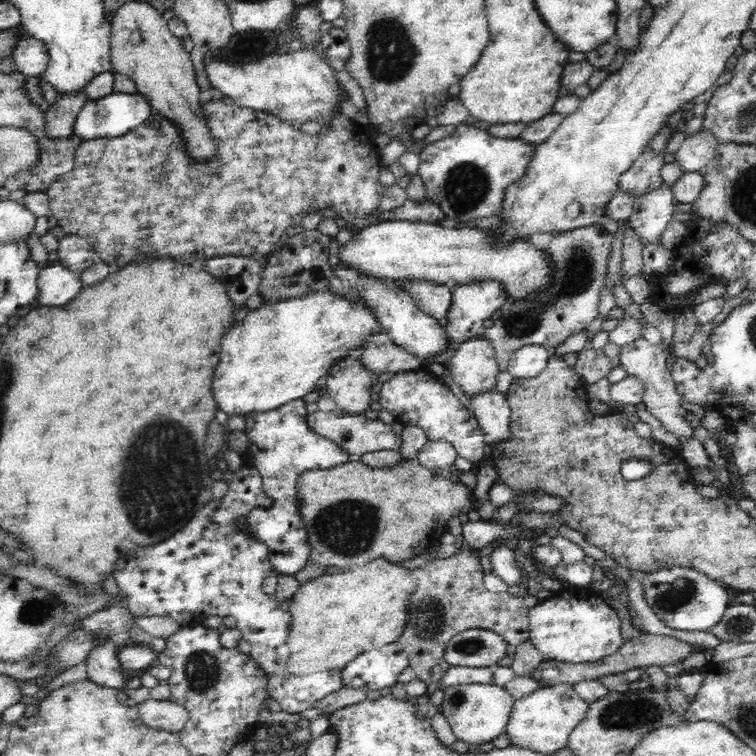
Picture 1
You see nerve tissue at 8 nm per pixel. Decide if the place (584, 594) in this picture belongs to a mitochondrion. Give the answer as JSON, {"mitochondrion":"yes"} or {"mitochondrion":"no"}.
{"mitochondrion":"no"}

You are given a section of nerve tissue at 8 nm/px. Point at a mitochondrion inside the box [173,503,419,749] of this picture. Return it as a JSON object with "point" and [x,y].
{"point":[202,671]}

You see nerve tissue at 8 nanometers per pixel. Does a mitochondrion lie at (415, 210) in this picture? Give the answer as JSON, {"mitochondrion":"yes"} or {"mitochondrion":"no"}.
{"mitochondrion":"no"}

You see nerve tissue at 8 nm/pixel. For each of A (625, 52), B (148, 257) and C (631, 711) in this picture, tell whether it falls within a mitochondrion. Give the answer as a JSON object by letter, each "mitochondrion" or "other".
{"A":"other","B":"other","C":"mitochondrion"}

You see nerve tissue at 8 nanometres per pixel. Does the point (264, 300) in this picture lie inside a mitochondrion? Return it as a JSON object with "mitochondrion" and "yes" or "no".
{"mitochondrion":"no"}

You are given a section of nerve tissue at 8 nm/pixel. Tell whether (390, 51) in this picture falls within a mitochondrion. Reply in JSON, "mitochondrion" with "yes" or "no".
{"mitochondrion":"yes"}

